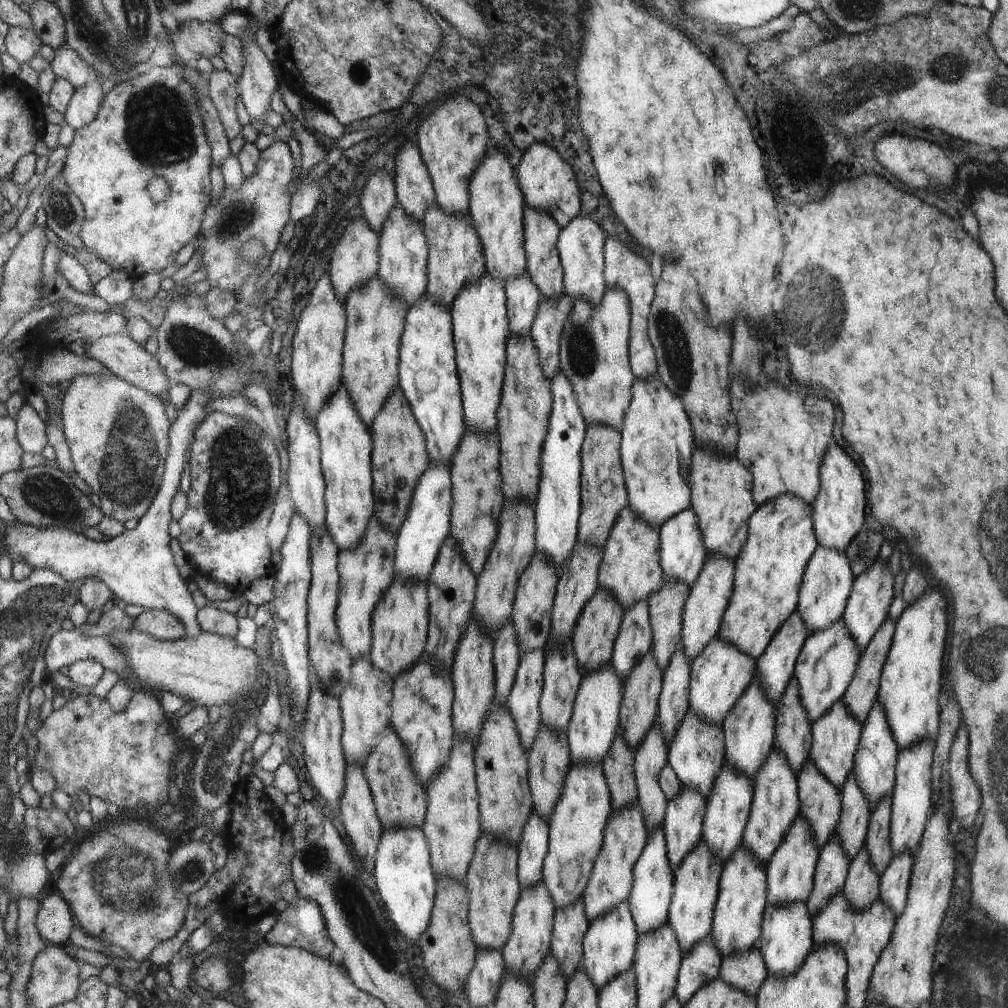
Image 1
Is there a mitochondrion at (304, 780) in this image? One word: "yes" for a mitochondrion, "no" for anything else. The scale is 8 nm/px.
no

